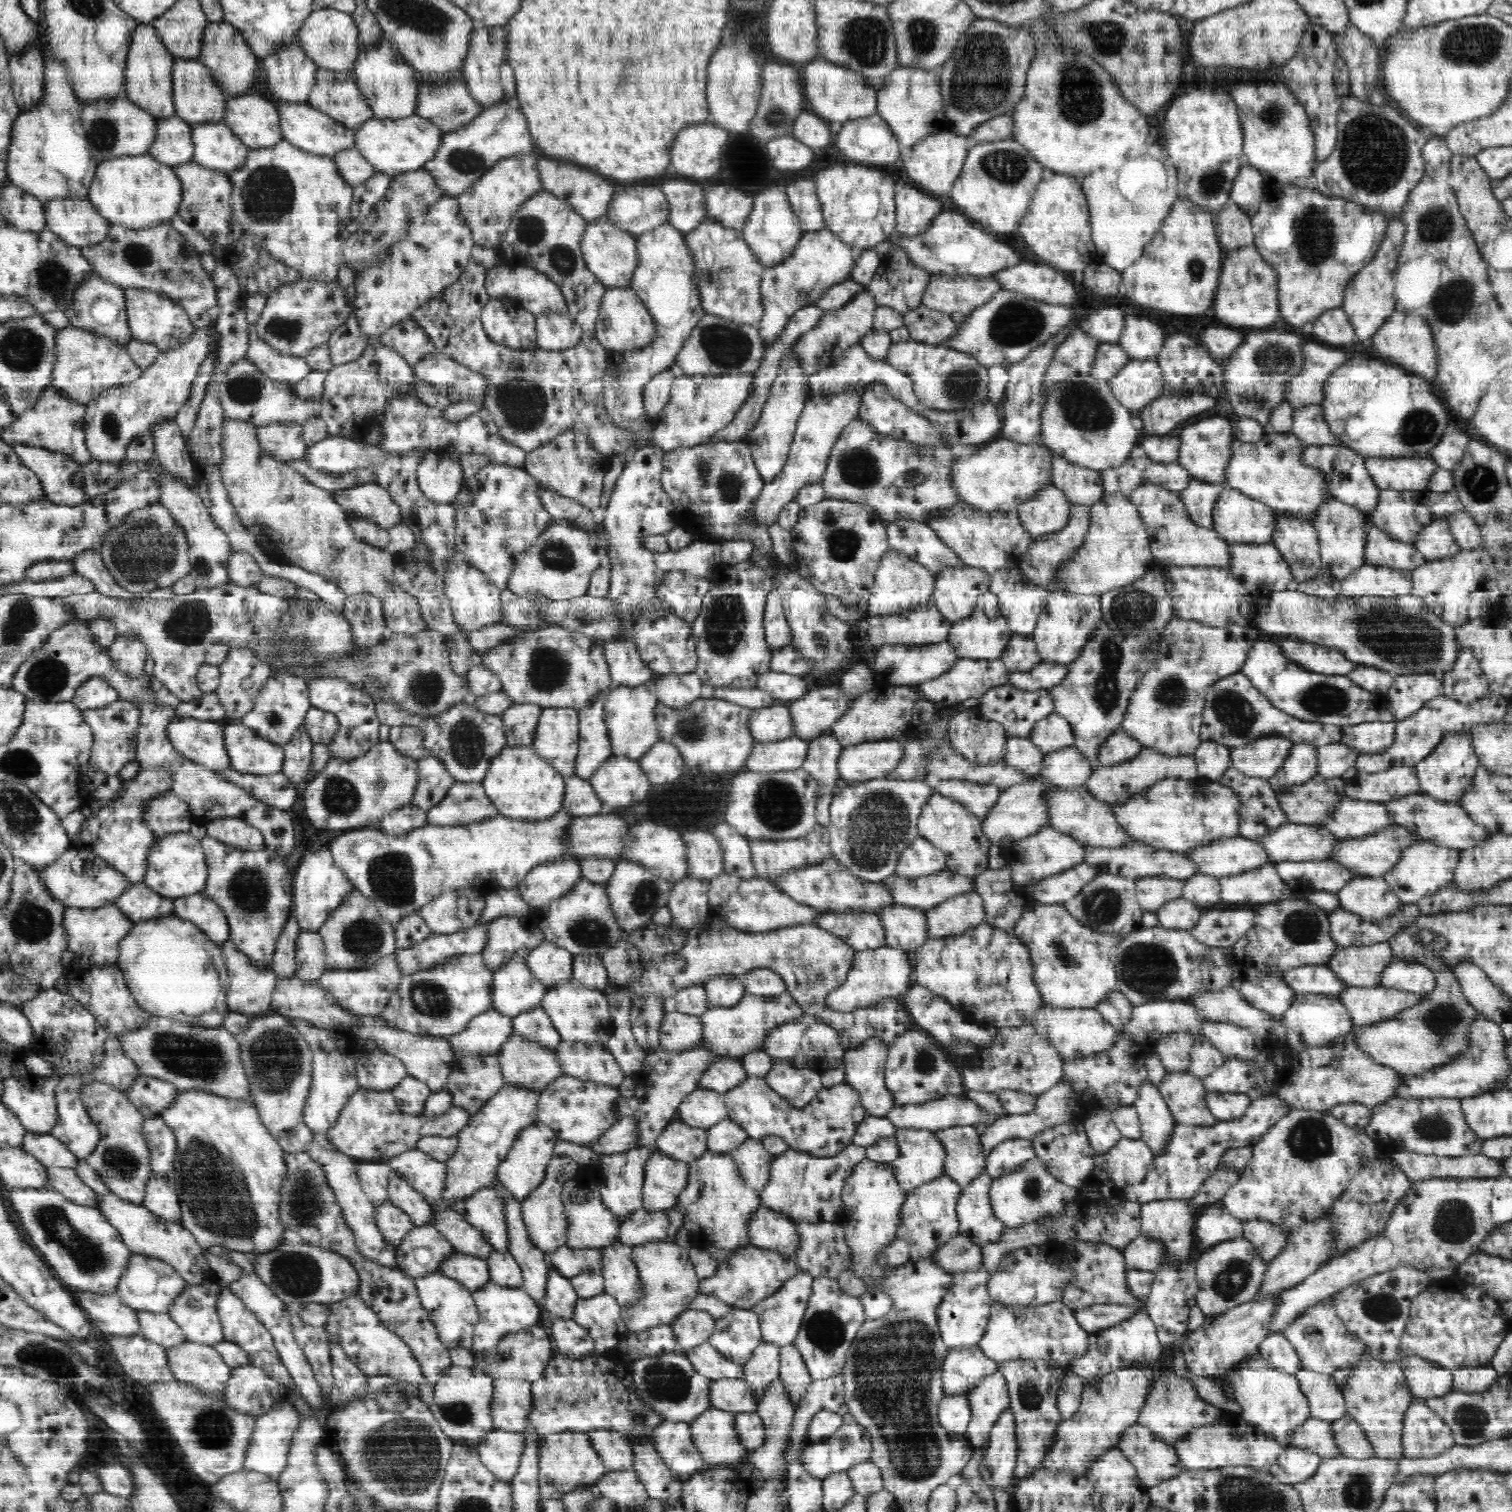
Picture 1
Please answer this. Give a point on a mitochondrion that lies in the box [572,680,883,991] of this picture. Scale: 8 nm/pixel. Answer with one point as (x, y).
(777, 804)

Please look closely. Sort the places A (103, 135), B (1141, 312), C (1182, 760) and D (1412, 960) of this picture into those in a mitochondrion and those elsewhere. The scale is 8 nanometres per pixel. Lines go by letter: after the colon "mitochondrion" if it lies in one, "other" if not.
A: mitochondrion
B: other
C: other
D: other

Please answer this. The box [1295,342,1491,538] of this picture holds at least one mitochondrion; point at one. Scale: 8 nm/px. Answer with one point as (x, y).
(1419, 426)

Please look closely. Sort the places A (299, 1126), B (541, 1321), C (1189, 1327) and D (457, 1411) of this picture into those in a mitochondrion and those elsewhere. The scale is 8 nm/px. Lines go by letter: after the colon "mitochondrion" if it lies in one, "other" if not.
A: other
B: other
C: other
D: mitochondrion

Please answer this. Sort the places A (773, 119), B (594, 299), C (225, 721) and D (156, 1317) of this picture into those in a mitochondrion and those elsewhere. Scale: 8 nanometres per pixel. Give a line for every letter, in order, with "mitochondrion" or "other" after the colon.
A: mitochondrion
B: other
C: other
D: other

